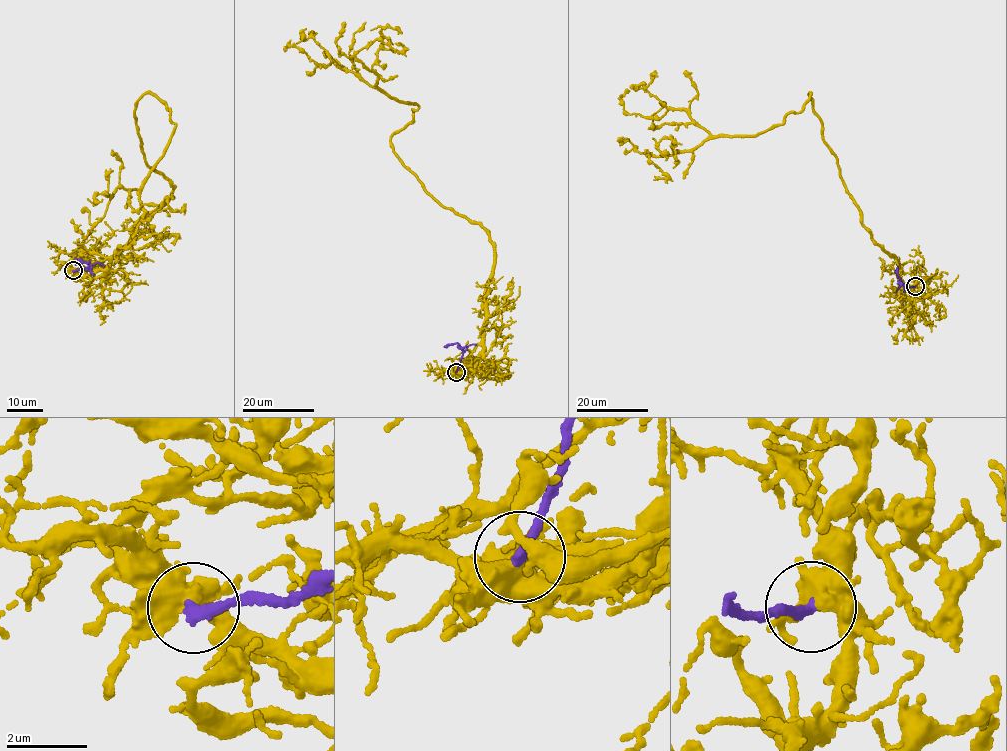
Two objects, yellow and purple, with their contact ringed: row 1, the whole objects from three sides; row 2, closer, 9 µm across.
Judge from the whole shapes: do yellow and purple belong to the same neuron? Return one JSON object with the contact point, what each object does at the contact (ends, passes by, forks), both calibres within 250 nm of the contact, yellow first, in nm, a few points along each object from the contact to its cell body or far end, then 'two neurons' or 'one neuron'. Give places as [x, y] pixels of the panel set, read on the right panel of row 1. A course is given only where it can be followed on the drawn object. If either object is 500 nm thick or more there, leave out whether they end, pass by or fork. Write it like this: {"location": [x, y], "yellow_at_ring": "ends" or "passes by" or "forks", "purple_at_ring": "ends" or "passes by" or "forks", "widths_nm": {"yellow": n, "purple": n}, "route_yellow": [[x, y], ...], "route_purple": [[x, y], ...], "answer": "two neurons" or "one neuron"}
{"location": [915, 286], "yellow_at_ring": "forks", "purple_at_ring": "ends", "widths_nm": {"yellow": 480, "purple": 280}, "route_yellow": [[915, 286], [914, 299], [861, 222], [809, 93], [802, 110], [753, 135], [646, 152], [667, 176], [654, 175]], "route_purple": [[915, 286], [902, 283], [896, 272], [898, 267]], "answer": "two neurons"}

